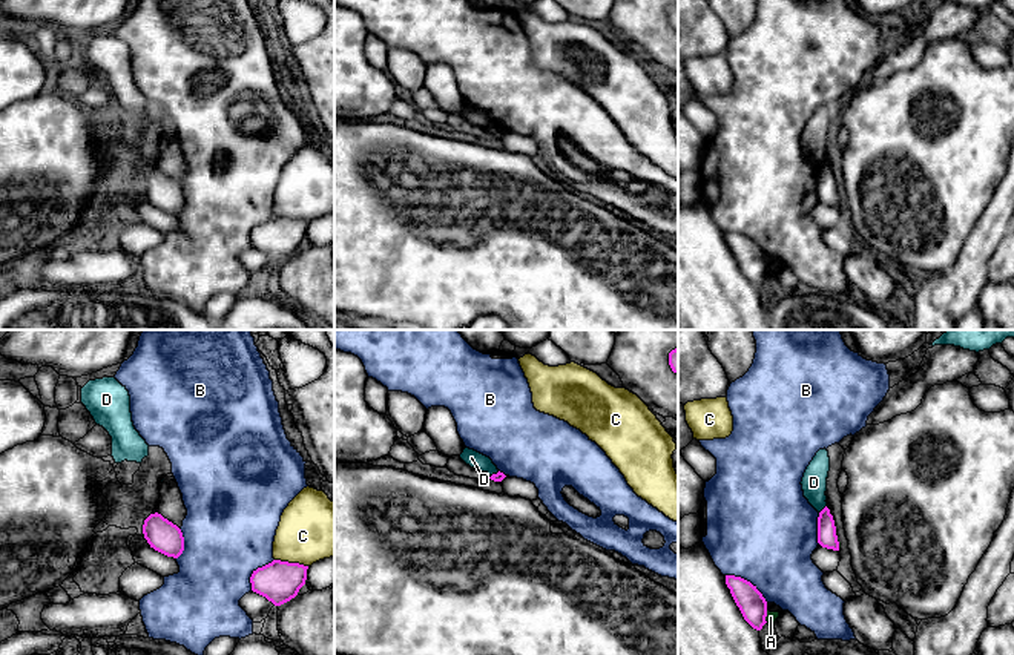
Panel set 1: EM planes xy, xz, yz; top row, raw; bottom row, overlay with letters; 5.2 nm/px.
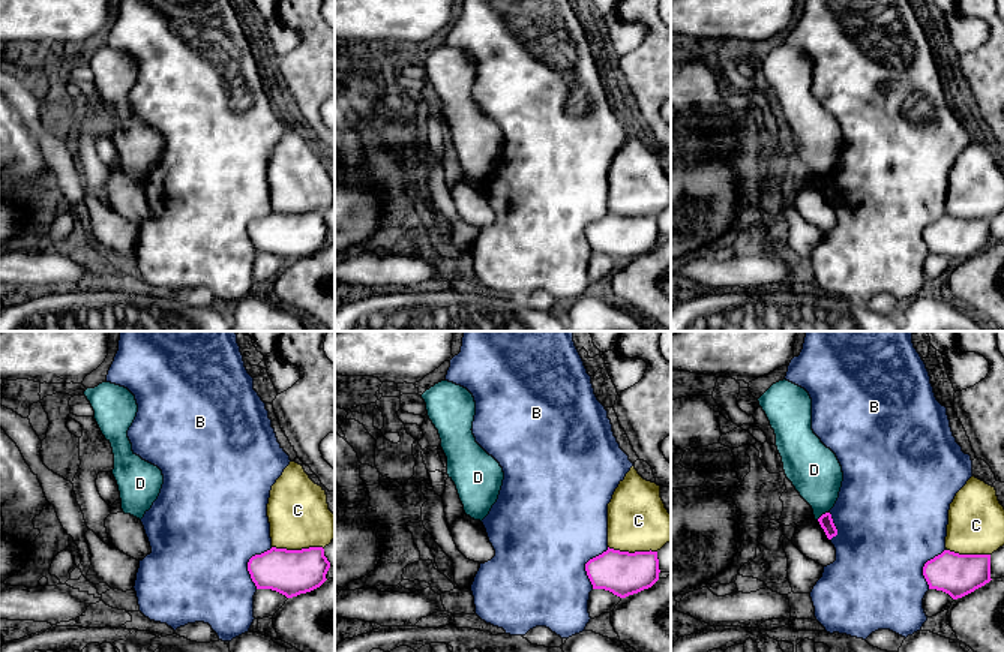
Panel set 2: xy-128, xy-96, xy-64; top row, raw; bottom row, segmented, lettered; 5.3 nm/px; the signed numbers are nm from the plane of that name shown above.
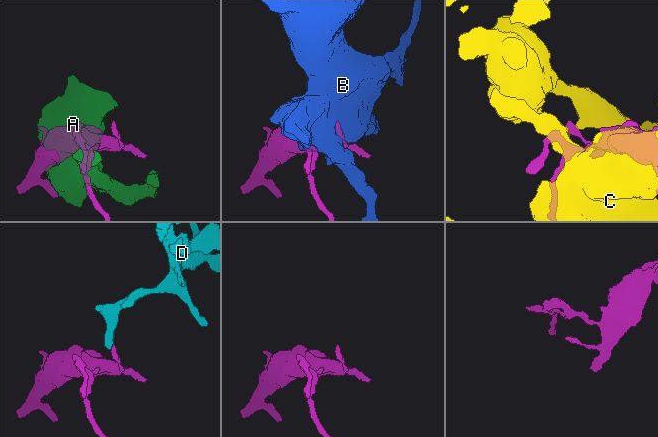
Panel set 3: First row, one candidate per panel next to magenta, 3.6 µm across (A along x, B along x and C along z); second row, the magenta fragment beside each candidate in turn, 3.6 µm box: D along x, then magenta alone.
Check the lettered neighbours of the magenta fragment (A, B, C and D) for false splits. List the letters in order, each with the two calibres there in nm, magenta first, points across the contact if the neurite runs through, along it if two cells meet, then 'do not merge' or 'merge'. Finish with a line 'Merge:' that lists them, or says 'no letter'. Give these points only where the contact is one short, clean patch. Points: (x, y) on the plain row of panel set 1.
A: calibres 140 and 50 nm; do not merge
B: calibres 140 and 500 nm; do not merge
C: calibres 220 and 340 nm; do not merge
D: calibres 100 and 130 nm; border yz (826, 161), (819, 169); do not merge
Merge: no letter

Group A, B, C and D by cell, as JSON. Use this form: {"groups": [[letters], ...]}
{"groups": [["A", "B"], ["C"], ["D"]]}

